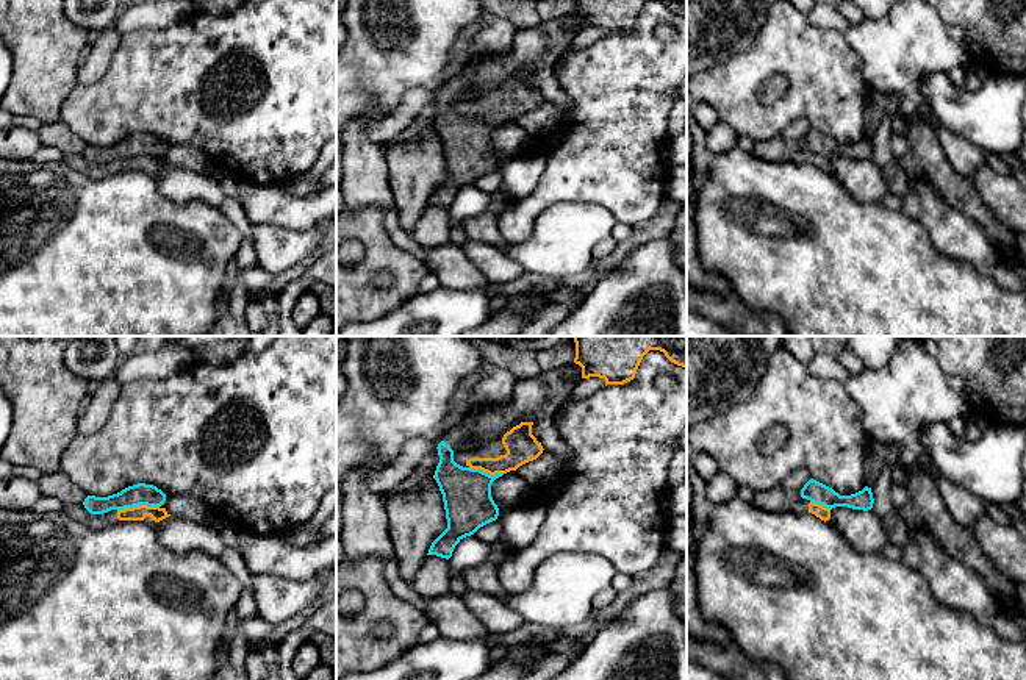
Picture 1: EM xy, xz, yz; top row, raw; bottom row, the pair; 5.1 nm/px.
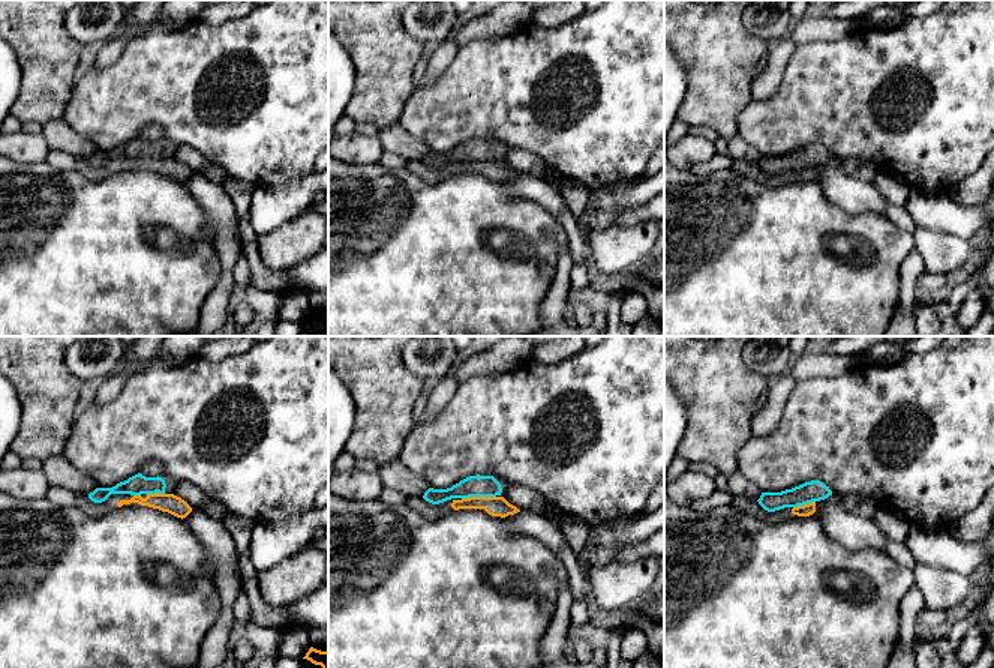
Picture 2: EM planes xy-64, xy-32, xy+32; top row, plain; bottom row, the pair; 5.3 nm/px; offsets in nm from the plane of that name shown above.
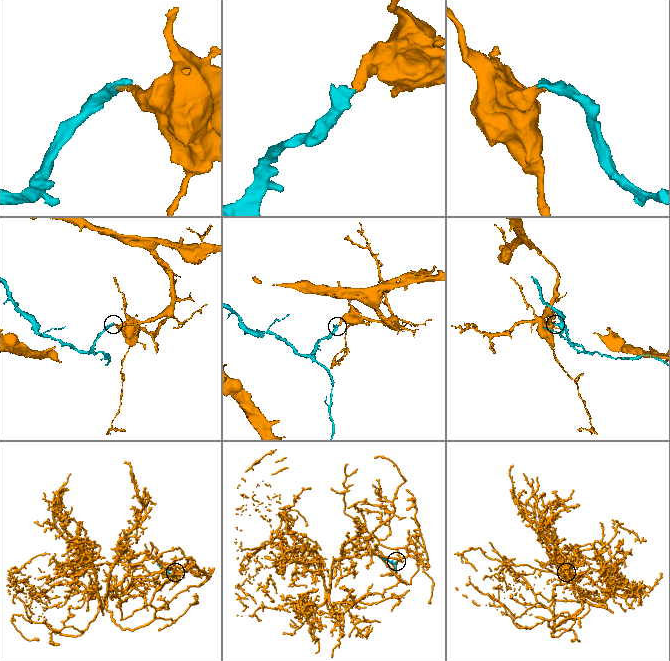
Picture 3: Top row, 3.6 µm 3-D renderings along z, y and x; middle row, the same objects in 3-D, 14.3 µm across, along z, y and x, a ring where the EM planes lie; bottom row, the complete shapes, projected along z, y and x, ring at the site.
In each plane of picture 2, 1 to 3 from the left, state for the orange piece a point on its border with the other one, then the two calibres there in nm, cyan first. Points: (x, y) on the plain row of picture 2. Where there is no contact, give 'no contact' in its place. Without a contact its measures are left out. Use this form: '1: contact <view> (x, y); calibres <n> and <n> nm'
1: contact xy-64 (155, 156); calibres 110 and 100 nm
2: contact xy-32 (479, 159); calibres 110 and 110 nm
3: contact xy+32 (804, 167); calibres 110 and 70 nm

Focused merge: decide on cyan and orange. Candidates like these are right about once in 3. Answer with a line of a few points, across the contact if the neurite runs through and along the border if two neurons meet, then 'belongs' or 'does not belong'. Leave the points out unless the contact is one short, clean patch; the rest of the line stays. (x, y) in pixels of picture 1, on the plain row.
xy (158, 155), (133, 155), (118, 160) | does not belong

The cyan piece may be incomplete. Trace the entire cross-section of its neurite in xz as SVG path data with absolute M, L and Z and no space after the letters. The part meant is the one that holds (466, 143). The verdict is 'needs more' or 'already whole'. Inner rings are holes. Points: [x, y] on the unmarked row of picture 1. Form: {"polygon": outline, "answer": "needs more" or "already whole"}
{"polygon": "M441 91L439 113L433 128L443 144L447 178L432 192L427 205L449 209L455 195L499 166L491 147L491 134L504 123L490 125L454 111L454 100Z", "answer": "already whole"}

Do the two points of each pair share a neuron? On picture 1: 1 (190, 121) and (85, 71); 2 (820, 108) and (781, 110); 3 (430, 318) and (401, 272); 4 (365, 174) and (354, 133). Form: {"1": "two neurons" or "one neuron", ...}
{"1": "two neurons", "2": "one neuron", "3": "two neurons", "4": "one neuron"}

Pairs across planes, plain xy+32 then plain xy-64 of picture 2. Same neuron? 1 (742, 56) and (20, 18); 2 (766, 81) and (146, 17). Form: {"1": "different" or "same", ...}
{"1": "same", "2": "same"}

